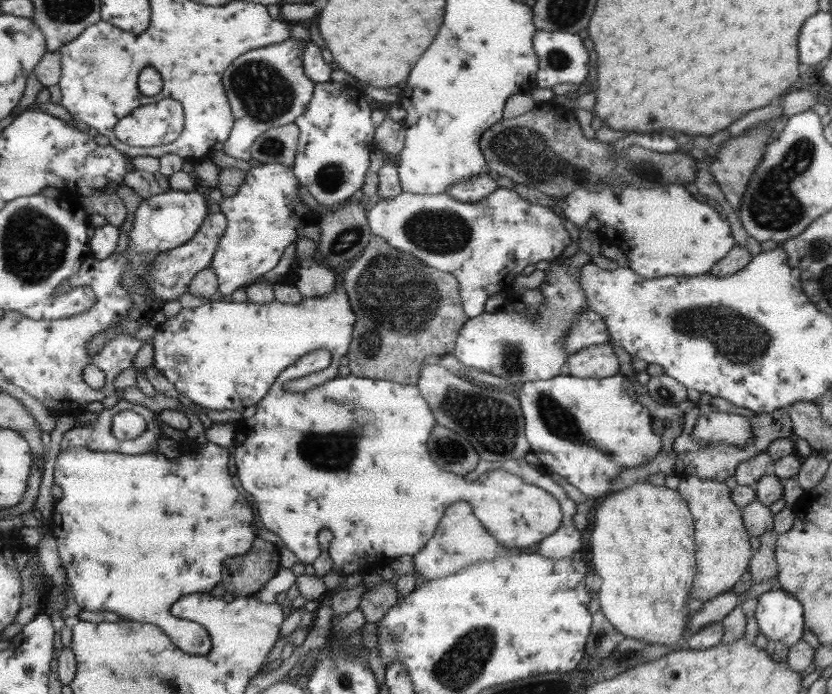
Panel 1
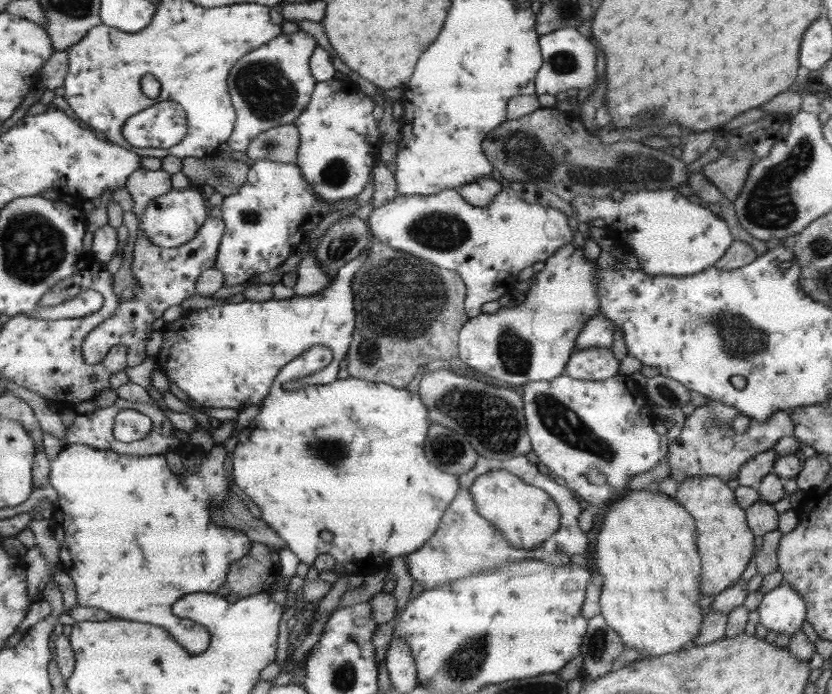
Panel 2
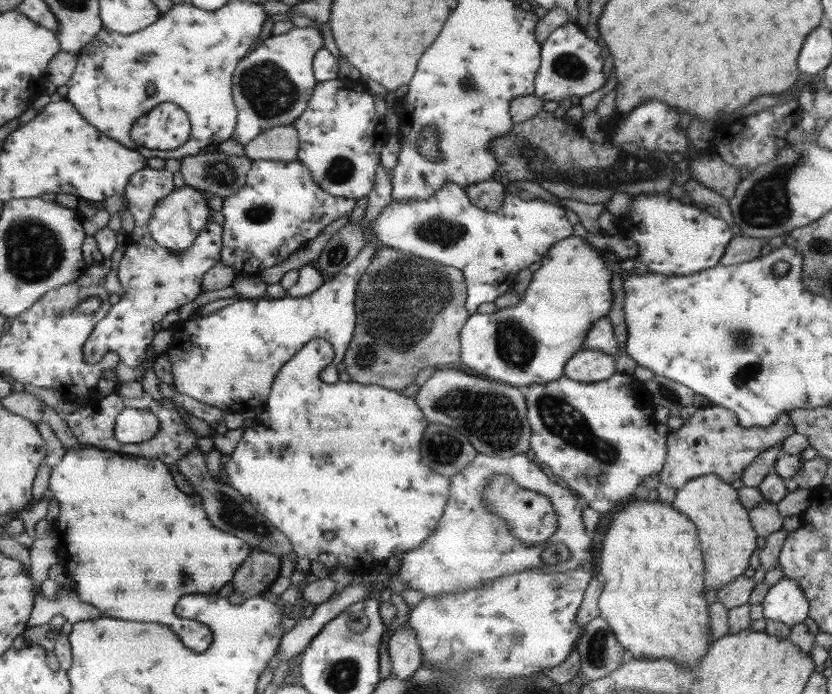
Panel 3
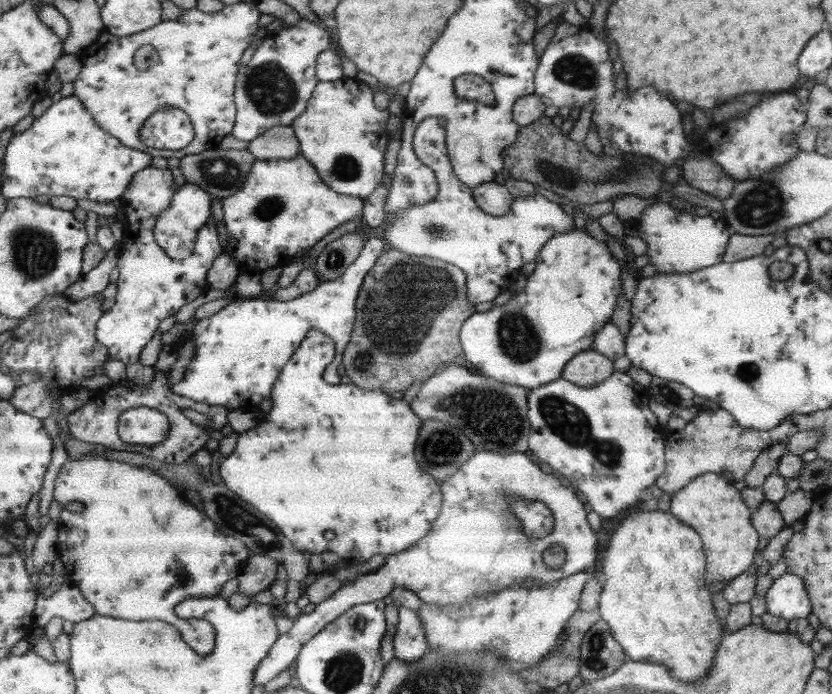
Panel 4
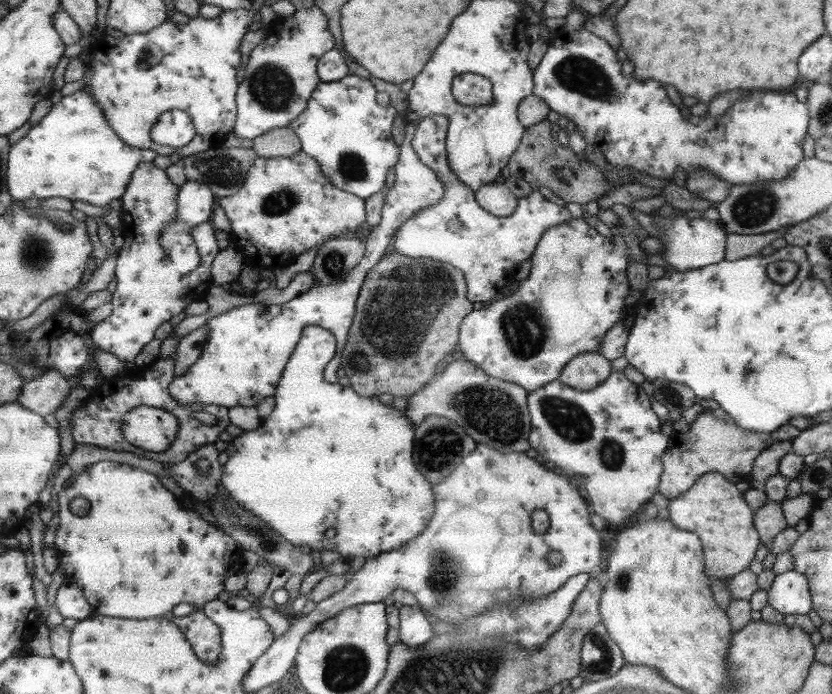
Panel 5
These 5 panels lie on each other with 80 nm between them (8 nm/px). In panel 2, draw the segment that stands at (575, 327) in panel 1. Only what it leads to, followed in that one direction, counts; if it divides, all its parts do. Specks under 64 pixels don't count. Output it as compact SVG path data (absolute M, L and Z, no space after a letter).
M596 314L586 321L578 333L575 342L576 350L592 347L608 348L613 345L615 326L604 314Z

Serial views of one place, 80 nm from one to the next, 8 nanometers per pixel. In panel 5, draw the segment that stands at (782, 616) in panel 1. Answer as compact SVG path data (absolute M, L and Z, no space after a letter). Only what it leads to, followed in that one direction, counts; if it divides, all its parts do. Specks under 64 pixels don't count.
M798 571L775 575L767 593L767 604L780 614L807 615L813 609L807 578Z

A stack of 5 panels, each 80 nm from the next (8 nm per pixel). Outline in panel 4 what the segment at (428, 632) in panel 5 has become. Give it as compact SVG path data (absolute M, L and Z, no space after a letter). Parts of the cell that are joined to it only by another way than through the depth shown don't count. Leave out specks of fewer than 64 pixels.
M399 607L399 623L393 640L395 657L405 663L420 658L429 648L419 612Z

